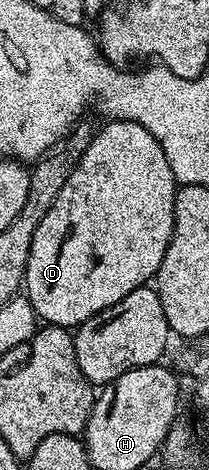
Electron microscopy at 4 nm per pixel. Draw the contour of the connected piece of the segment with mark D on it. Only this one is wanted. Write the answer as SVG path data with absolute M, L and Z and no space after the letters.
M108 120L101 132L97 131L86 146L82 158L74 166L70 178L66 178L66 186L58 190L58 198L54 198L54 206L46 210L46 218L38 222L38 230L34 230L34 238L30 242L30 258L24 271L23 291L26 299L31 302L37 317L45 325L75 330L82 322L94 318L102 310L114 306L114 302L122 302L126 294L145 287L155 277L156 271L162 266L162 258L166 258L166 246L170 246L170 238L174 234L174 198L177 182L174 170L170 170L170 162L166 162L166 154L162 154L162 146L146 126L138 126L138 122L129 120Z

